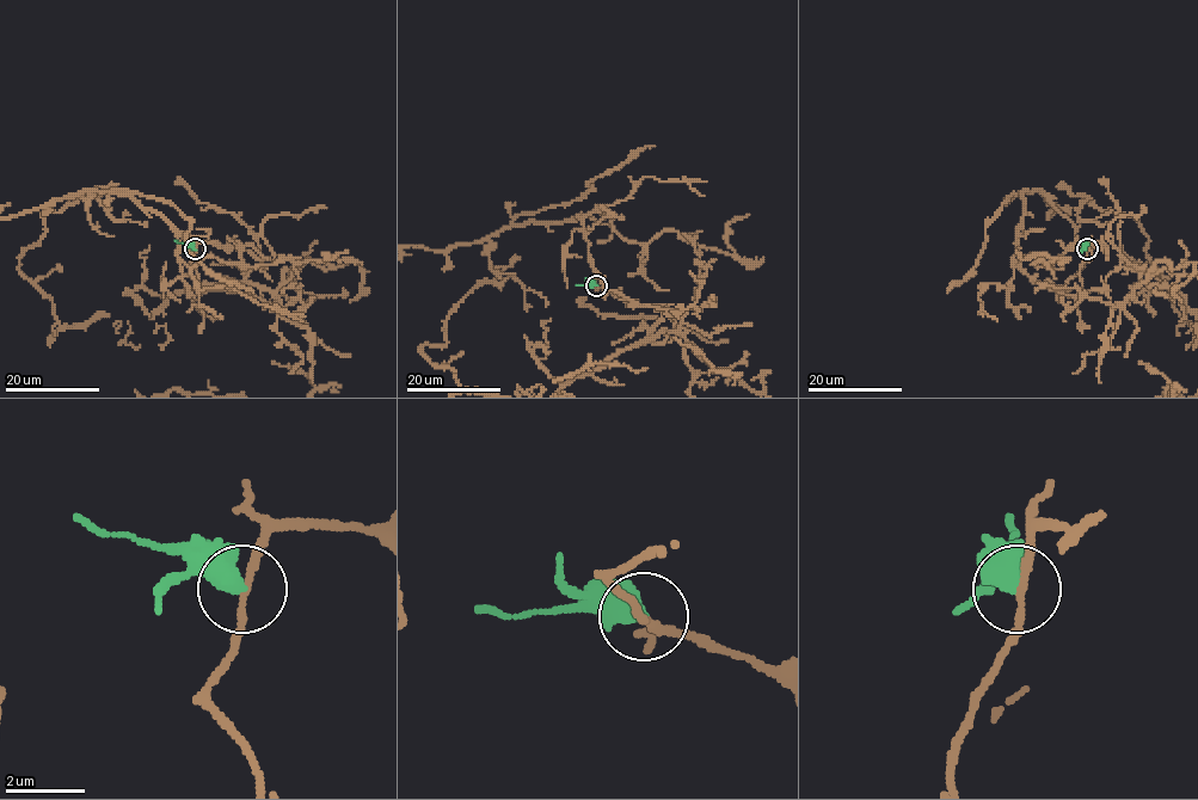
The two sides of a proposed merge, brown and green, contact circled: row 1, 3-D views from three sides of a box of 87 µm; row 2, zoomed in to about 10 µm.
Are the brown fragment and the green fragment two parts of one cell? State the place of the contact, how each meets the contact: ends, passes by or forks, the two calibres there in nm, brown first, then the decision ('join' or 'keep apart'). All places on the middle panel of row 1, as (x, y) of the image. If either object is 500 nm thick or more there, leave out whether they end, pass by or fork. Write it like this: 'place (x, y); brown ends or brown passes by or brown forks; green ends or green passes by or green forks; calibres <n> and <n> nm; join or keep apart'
place (596, 285); calibres 180 and 550 nm; keep apart

